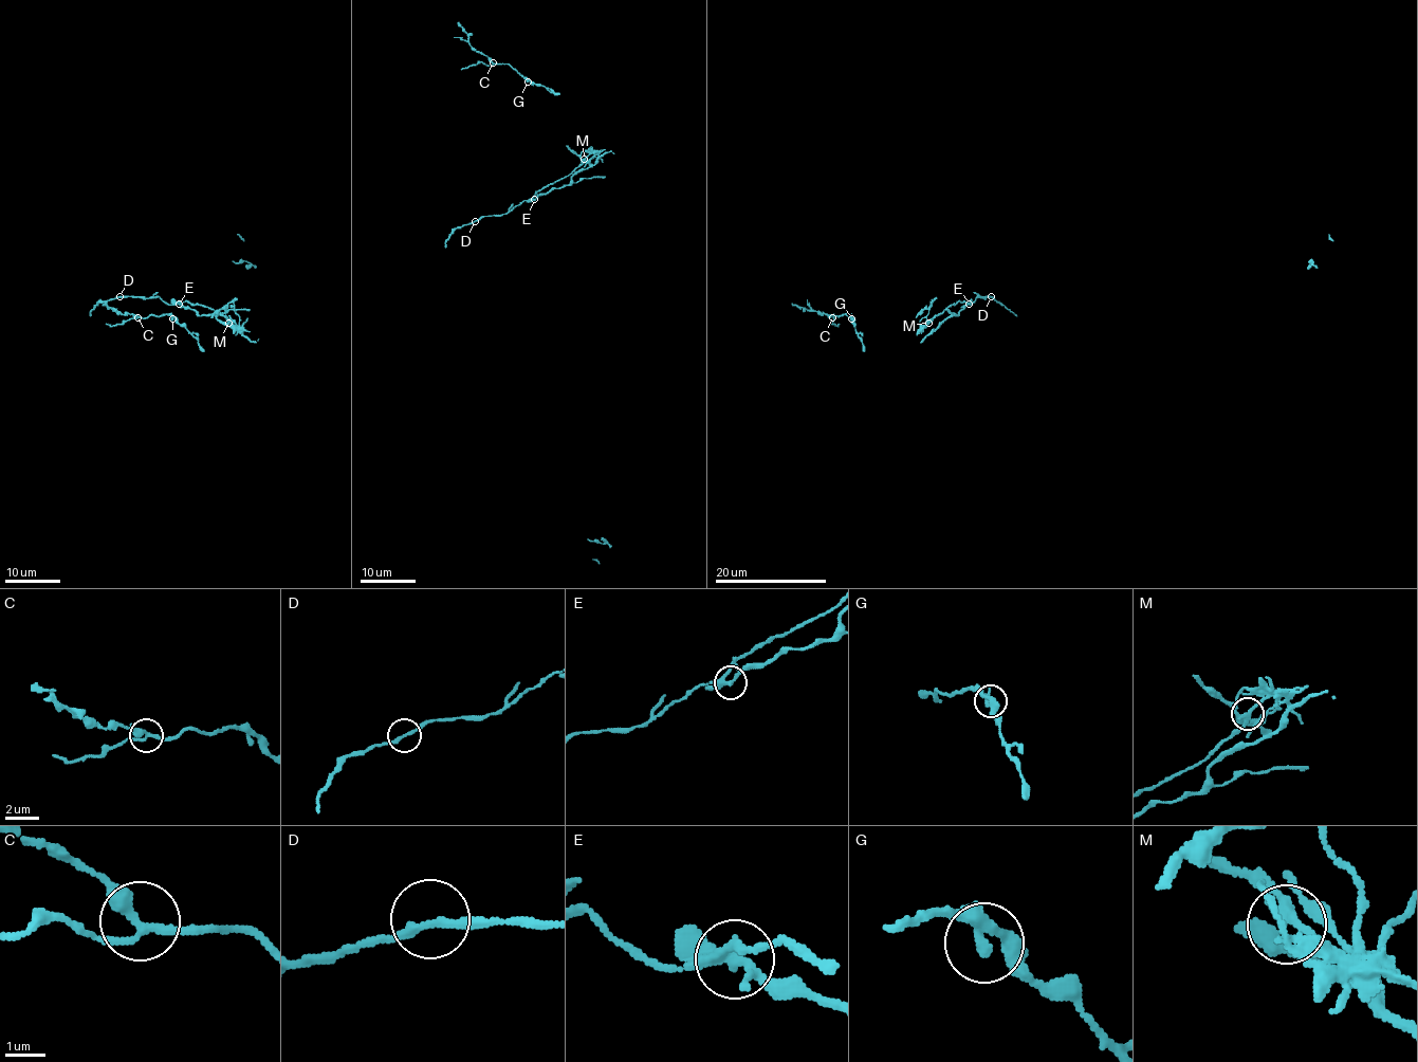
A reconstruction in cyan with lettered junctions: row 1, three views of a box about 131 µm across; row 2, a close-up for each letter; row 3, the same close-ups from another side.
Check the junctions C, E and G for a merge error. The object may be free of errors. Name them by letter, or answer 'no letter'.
E

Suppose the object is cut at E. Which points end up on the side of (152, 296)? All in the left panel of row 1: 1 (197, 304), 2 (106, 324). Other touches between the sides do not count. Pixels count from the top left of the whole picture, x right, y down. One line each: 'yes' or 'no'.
1: yes
2: no

